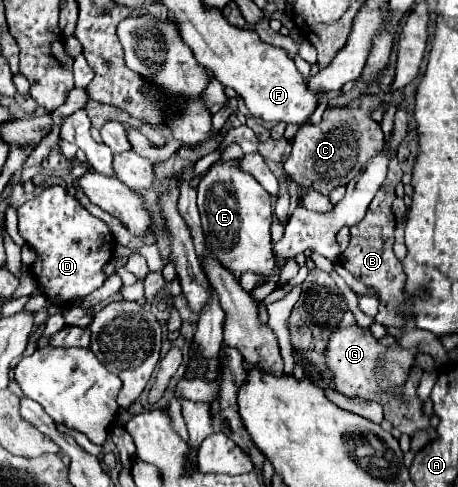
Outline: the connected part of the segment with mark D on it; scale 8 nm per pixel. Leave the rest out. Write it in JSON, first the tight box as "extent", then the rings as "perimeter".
{"extent":[18,184,116,306],"perimeter":[[[58,184],[48,186],[40,196],[22,204],[18,208],[18,230],[38,256],[30,266],[36,286],[54,304],[64,306],[104,284],[102,268],[110,260],[116,242],[106,222],[92,216],[66,188]]]}

